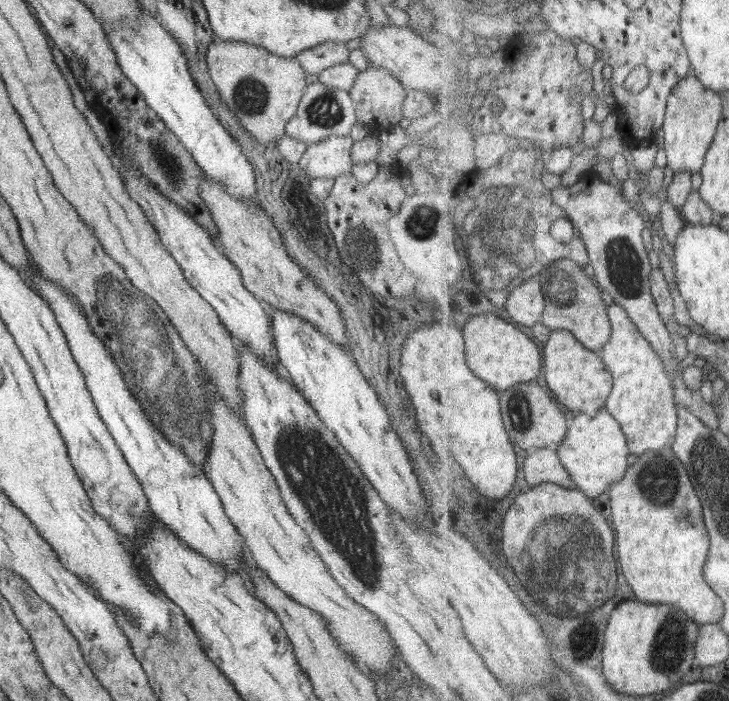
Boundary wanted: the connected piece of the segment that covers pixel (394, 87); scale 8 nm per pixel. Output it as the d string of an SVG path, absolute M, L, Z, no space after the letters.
M369 67L366 71L360 72L348 91L358 122L370 128L392 129L399 125L394 122L400 120L404 111L404 99L411 93L391 72L386 72L382 67Z

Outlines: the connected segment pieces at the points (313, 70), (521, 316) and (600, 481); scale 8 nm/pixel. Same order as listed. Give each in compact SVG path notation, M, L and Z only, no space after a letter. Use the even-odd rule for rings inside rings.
M328 40L310 50L303 50L295 58L308 76L317 76L326 68L348 63L350 51L346 43Z
M532 278L514 289L506 306L515 322L530 328L544 322L547 307L544 284L537 278Z
M602 412L600 416L580 414L572 424L570 436L562 444L560 454L579 488L594 499L609 492L614 483L627 478L632 450L630 450L628 434L624 432L620 420L616 420L610 412Z

